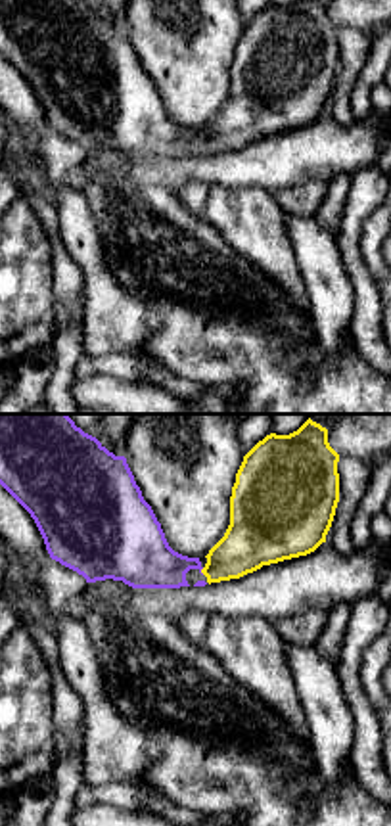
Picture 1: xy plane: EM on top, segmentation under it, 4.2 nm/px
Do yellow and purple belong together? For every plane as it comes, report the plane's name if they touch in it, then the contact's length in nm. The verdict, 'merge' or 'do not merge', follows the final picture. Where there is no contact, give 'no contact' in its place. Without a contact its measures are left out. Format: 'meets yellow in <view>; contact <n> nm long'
meets yellow in xy; contact 30 nm long

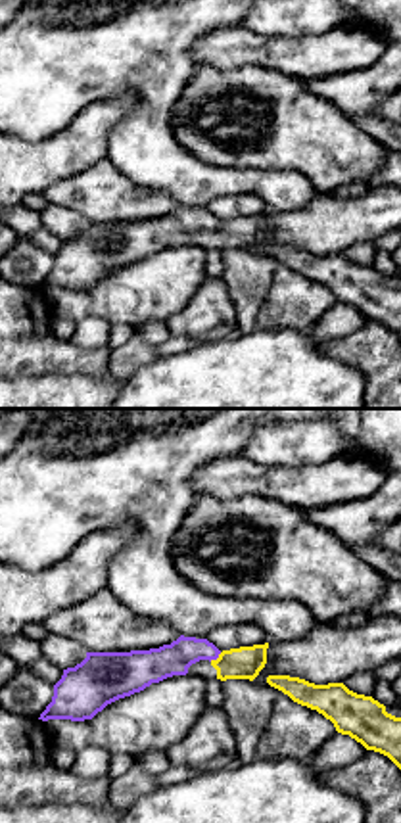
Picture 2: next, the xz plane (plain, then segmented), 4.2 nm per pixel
meets yellow in xz; contact 70 nm long

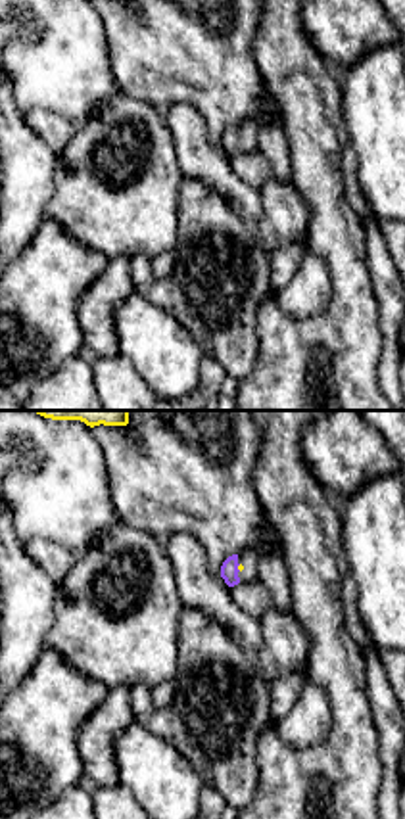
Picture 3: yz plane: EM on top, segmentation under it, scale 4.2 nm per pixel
meets yellow in yz; contact 30 nm long

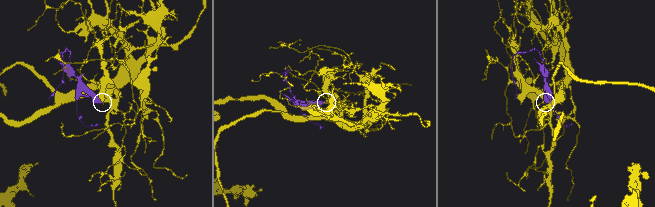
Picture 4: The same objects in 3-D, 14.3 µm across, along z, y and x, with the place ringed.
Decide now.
merge

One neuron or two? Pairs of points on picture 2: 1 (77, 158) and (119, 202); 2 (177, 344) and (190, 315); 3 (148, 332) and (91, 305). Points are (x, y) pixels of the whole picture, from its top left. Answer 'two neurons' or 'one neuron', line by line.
1: two neurons
2: two neurons
3: two neurons

